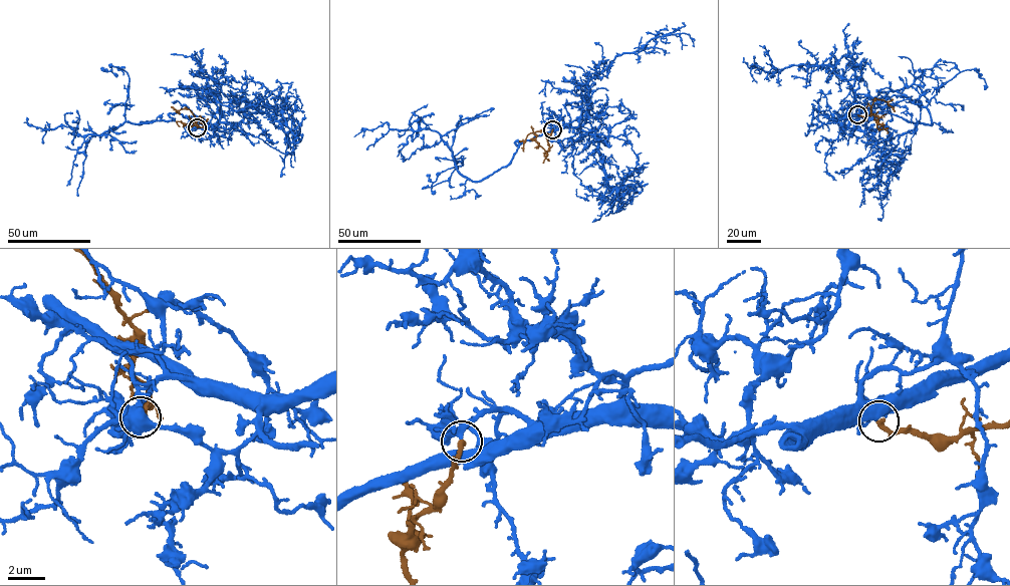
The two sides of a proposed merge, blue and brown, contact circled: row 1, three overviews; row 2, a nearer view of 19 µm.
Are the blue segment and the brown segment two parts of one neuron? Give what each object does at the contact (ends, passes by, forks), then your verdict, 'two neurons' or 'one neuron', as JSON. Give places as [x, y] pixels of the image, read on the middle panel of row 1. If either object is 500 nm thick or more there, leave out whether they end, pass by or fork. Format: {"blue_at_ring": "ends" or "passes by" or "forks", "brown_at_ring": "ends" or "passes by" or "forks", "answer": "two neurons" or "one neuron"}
{"blue_at_ring": "passes by", "brown_at_ring": "ends", "answer": "one neuron"}

